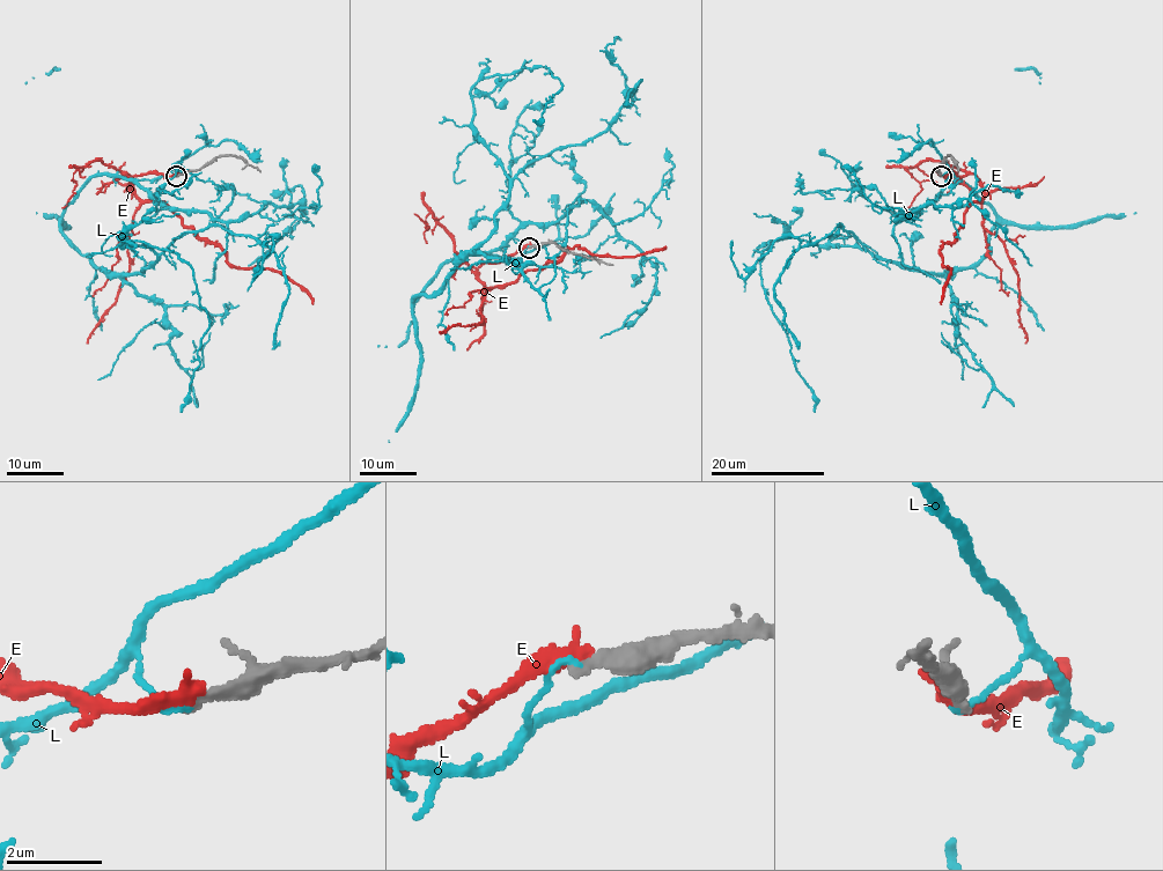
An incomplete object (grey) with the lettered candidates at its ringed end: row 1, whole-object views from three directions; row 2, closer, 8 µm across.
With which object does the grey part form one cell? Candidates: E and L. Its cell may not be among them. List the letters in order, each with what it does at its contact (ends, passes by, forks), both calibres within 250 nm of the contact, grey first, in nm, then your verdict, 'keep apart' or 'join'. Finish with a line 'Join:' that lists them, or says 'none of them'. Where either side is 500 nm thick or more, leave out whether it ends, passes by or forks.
E: it ends; calibres 320 and 400 nm; keep apart
L: it ends; calibres 280 and 100 nm; keep apart
Join: none of them

